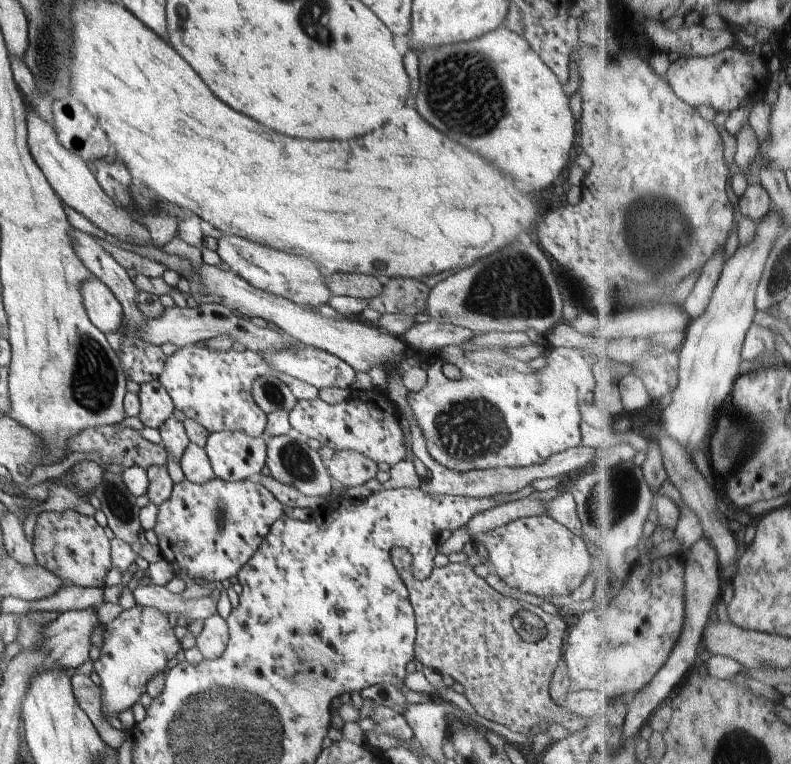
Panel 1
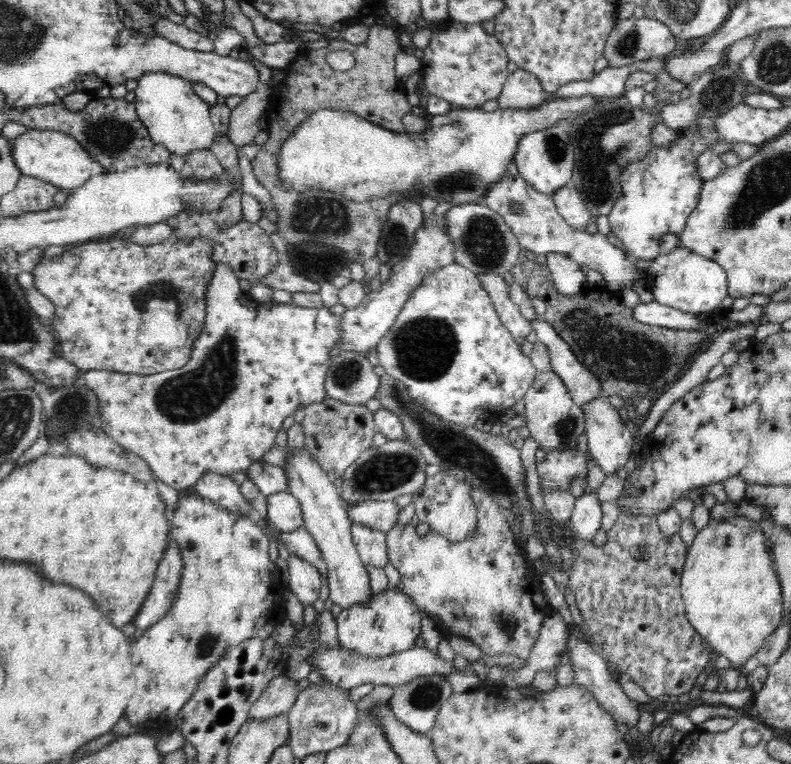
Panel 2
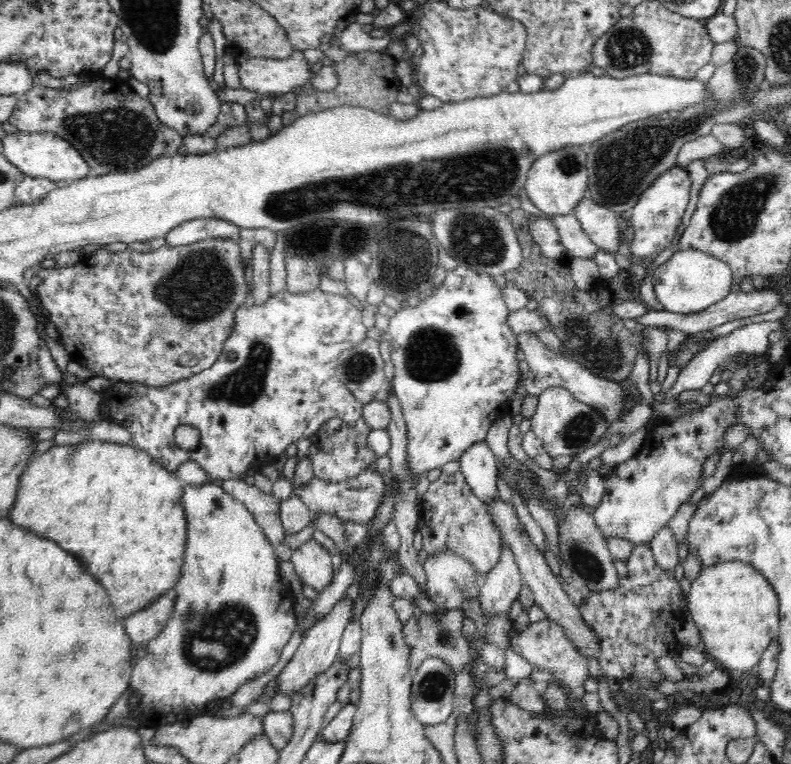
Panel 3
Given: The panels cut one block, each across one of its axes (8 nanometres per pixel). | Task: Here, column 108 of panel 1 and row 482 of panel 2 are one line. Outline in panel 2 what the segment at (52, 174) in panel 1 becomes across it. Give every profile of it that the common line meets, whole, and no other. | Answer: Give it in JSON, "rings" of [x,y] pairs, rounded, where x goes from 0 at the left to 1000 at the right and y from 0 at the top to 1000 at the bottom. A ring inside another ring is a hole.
{"rings":[[[260,618],[245,636],[235,643],[248,645],[298,673],[311,674],[319,668],[319,660],[303,643],[303,635],[291,623]]]}

